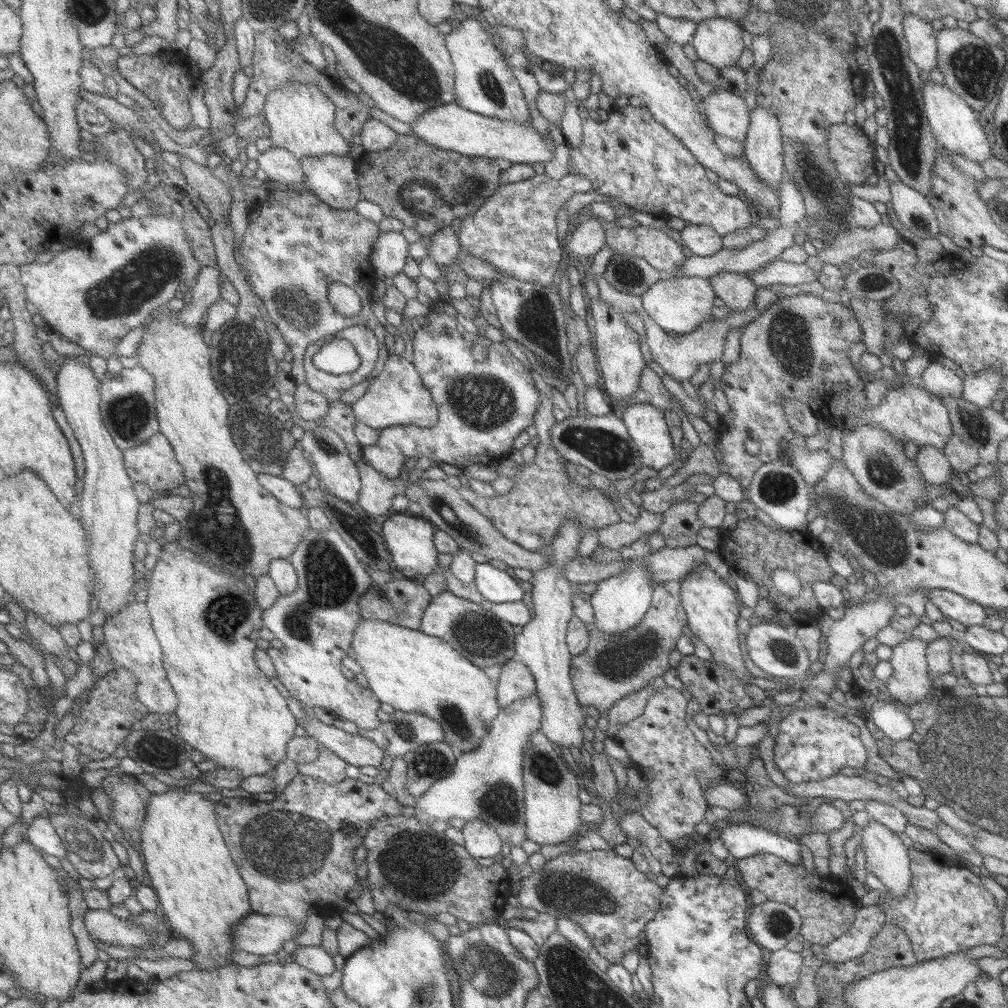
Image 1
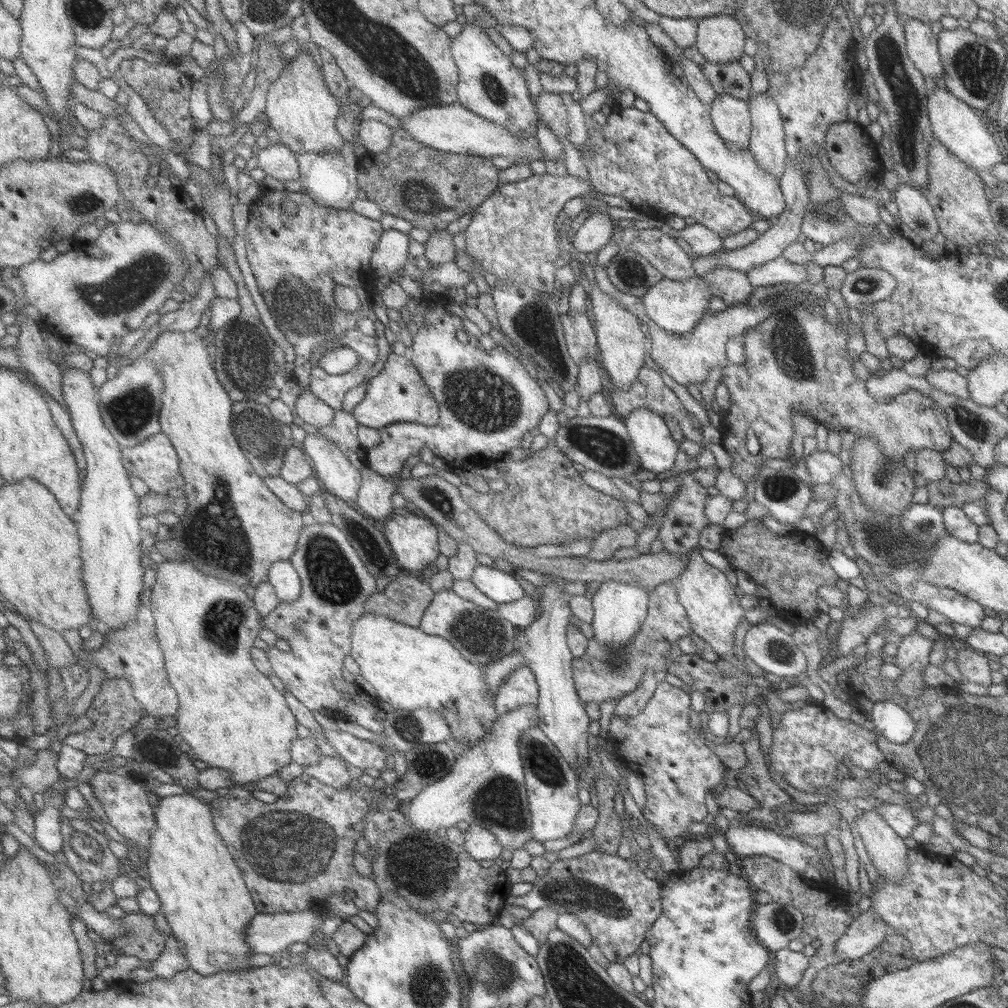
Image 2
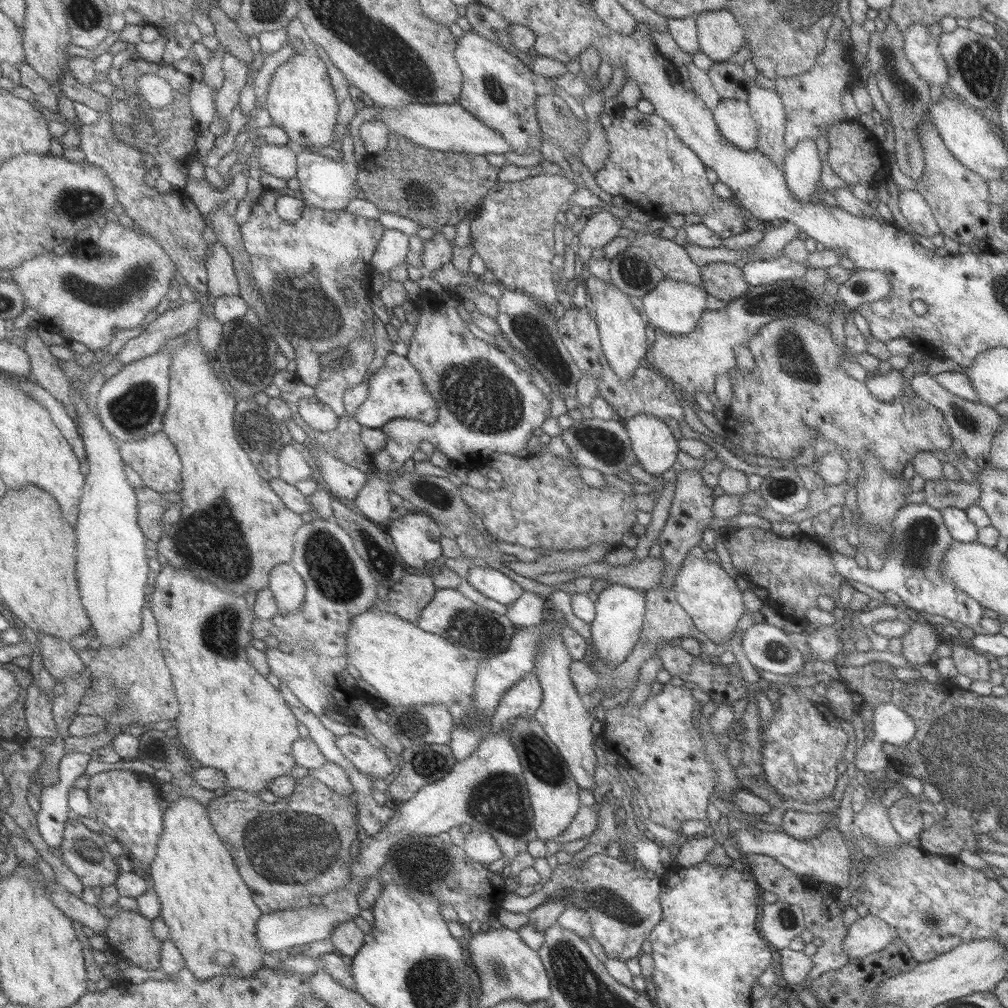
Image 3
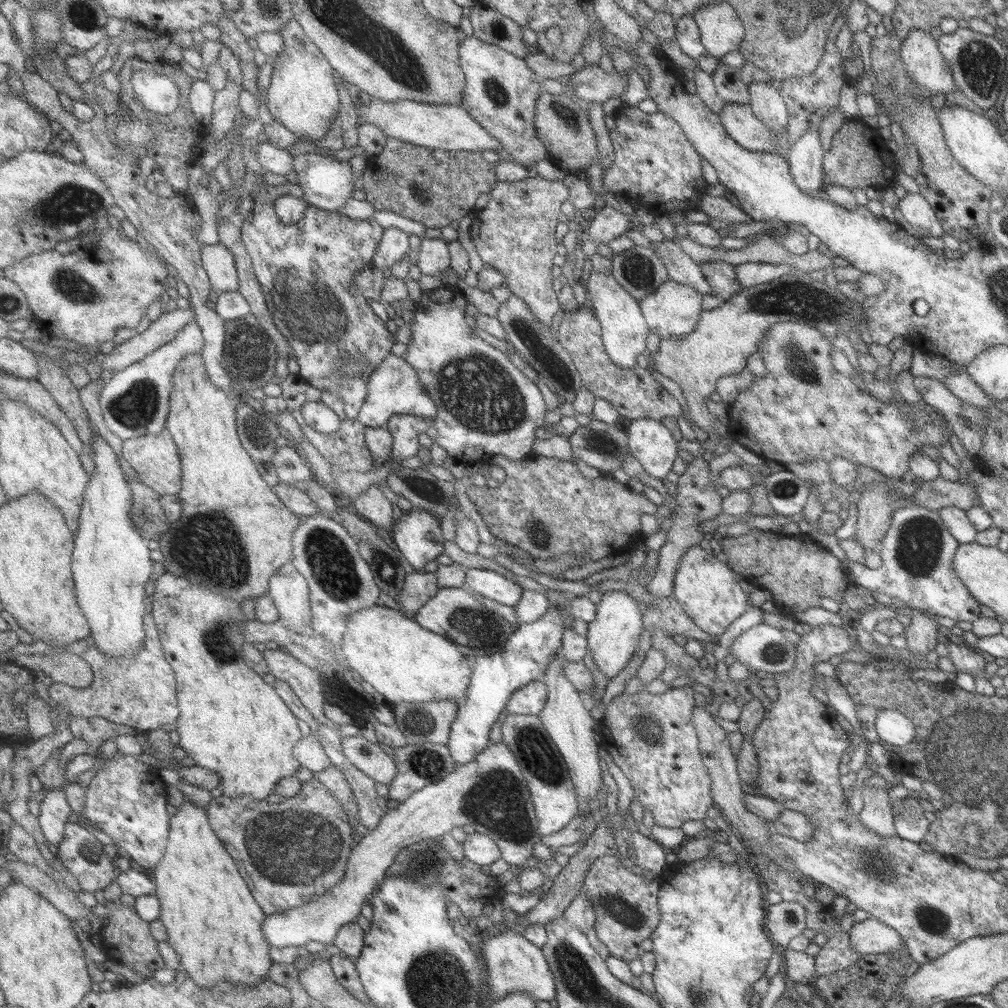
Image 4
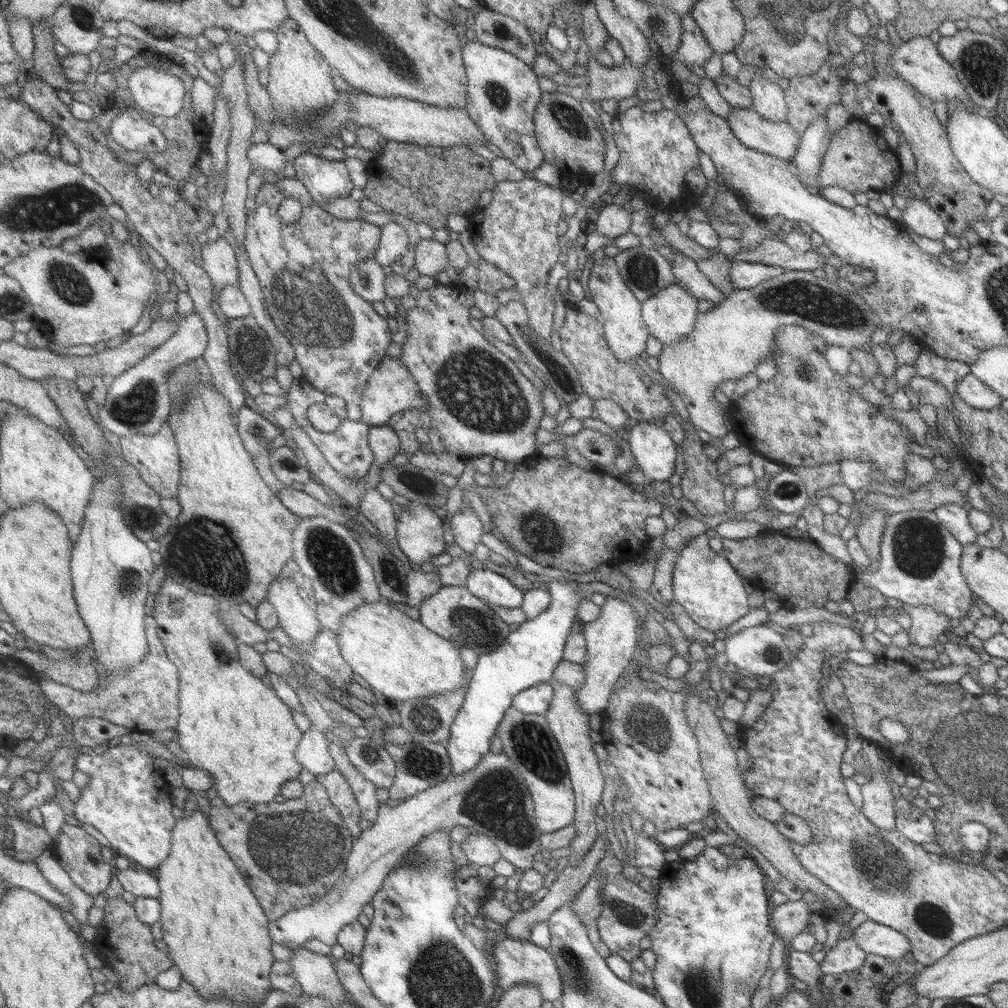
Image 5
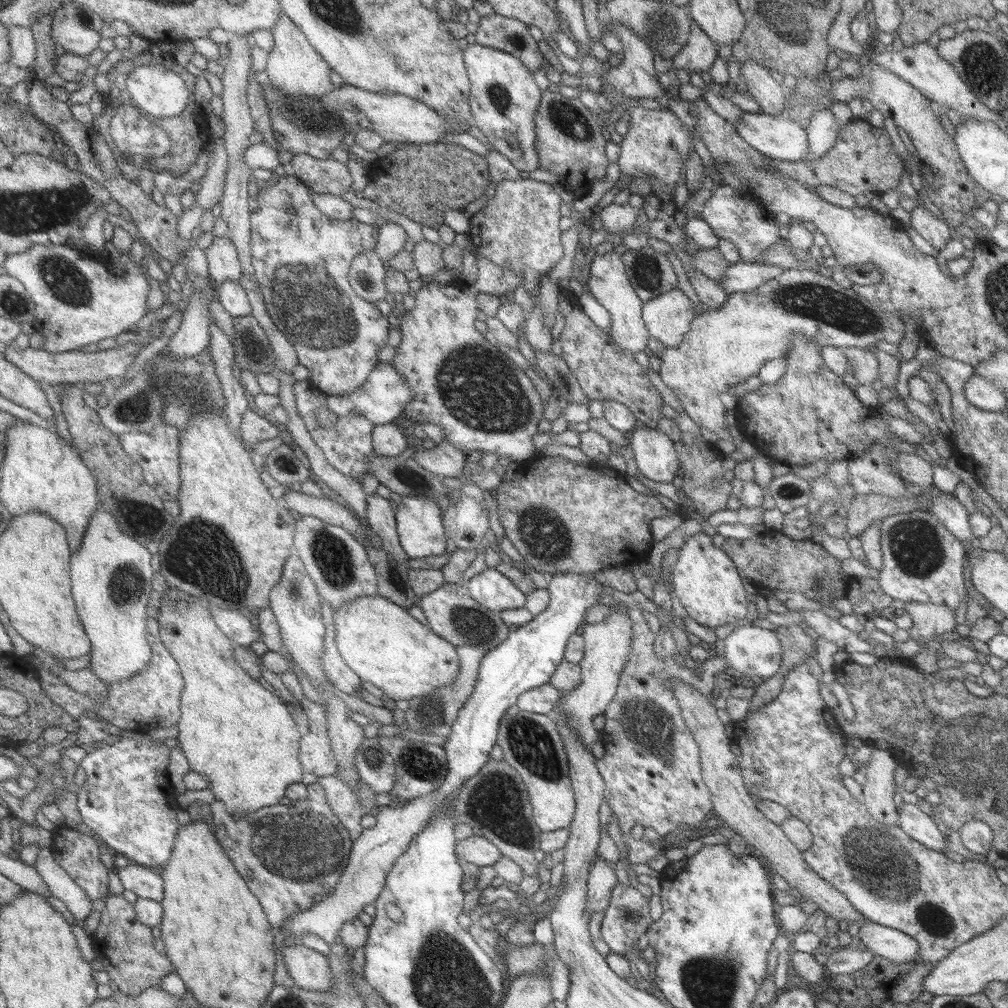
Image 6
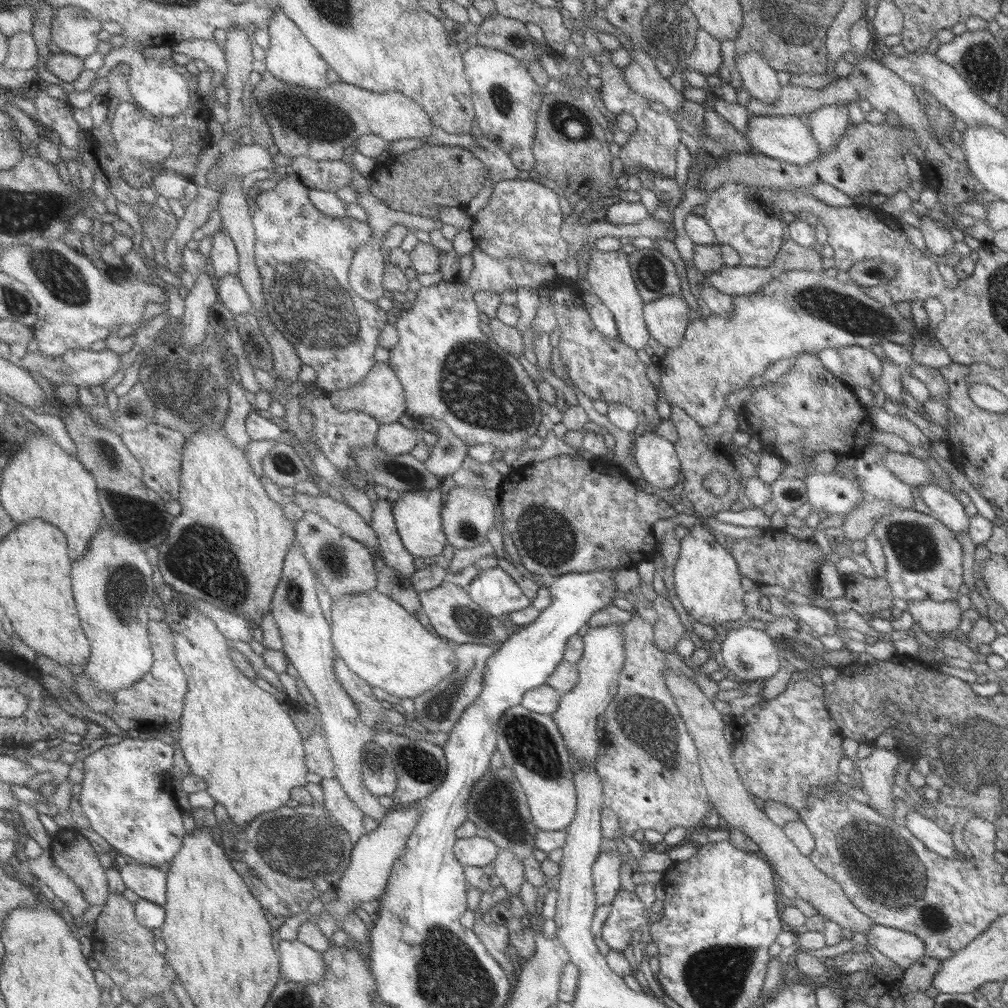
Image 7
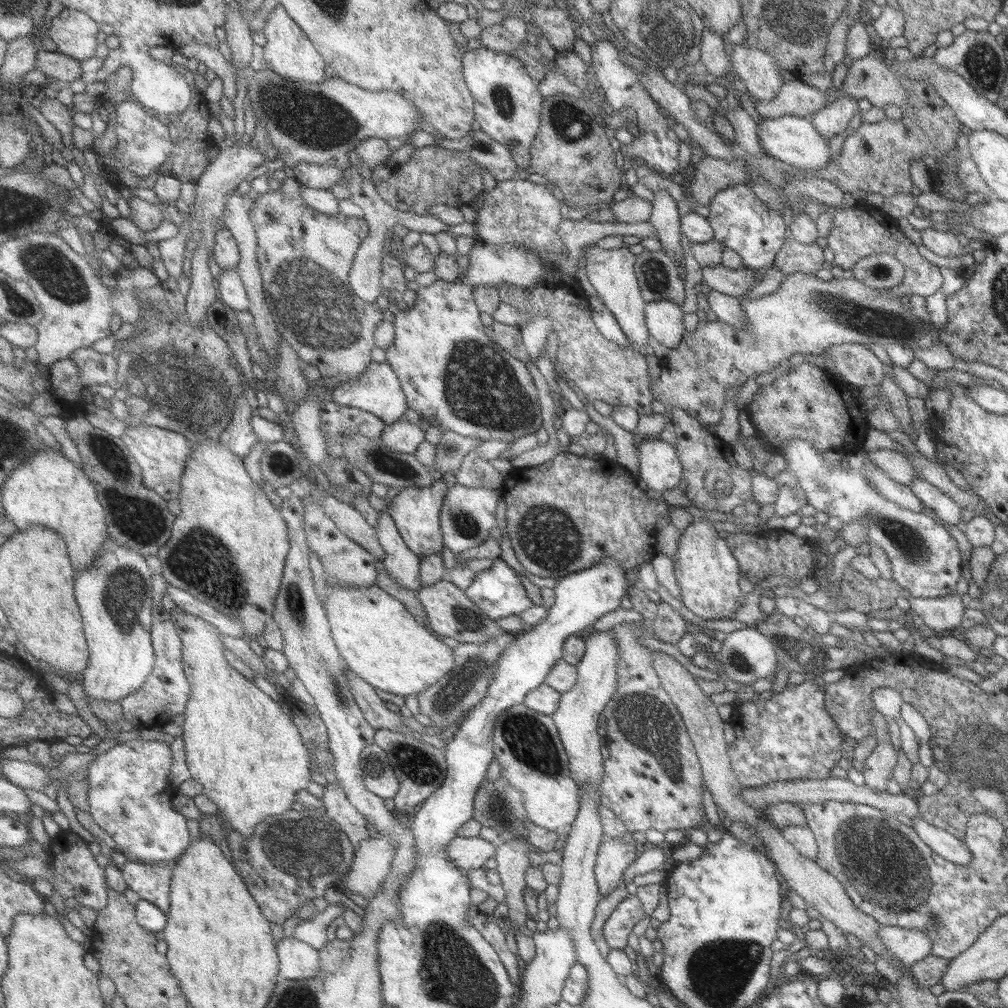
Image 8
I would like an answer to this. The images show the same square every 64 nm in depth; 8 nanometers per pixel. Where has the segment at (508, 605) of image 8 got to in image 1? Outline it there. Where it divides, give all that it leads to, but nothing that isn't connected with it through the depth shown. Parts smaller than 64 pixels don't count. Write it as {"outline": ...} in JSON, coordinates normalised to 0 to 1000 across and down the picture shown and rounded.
{"outline":[[[473,559],[471,581],[475,589],[489,599],[517,596],[519,591],[519,585],[507,571],[483,559]]]}

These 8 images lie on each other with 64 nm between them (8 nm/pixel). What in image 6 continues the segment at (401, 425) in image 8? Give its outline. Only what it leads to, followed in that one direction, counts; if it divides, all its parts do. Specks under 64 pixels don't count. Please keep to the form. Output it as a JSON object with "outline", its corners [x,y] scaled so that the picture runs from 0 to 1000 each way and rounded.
{"outline":[[[392,420],[373,422],[370,430],[370,449],[385,453],[395,453],[407,443],[410,437],[404,429]]]}

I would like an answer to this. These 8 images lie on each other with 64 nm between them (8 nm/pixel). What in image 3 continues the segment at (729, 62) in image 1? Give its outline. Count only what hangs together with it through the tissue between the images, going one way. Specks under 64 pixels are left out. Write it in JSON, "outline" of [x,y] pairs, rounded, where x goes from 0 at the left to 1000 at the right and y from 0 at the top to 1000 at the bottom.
{"outline":[[[721,10],[688,16],[693,50],[708,63],[721,61],[738,46],[737,29]]]}

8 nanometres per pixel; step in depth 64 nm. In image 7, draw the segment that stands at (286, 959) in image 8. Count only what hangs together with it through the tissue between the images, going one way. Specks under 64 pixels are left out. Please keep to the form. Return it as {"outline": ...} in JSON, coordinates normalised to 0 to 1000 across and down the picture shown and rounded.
{"outline":[[[296,931],[290,934],[279,933],[275,941],[278,945],[278,962],[285,973],[305,976],[322,970],[324,956],[320,944],[305,938]]]}

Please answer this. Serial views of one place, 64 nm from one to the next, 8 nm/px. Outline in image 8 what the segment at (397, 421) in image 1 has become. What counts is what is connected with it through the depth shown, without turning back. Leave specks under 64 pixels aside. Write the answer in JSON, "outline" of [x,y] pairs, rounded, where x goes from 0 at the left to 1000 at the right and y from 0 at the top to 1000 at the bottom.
{"outline":[[[368,359],[358,372],[334,384],[327,394],[334,401],[366,408],[385,422],[400,417],[407,406],[395,371],[383,359]]]}

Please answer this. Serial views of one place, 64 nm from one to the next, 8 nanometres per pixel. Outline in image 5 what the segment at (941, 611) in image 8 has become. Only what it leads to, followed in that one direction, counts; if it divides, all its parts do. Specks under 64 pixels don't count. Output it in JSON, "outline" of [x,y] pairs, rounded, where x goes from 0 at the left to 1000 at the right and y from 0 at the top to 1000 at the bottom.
{"outline":[[[895,600],[894,603],[902,610],[901,636],[908,641],[926,641],[942,626],[942,613],[927,603],[902,600]]]}

